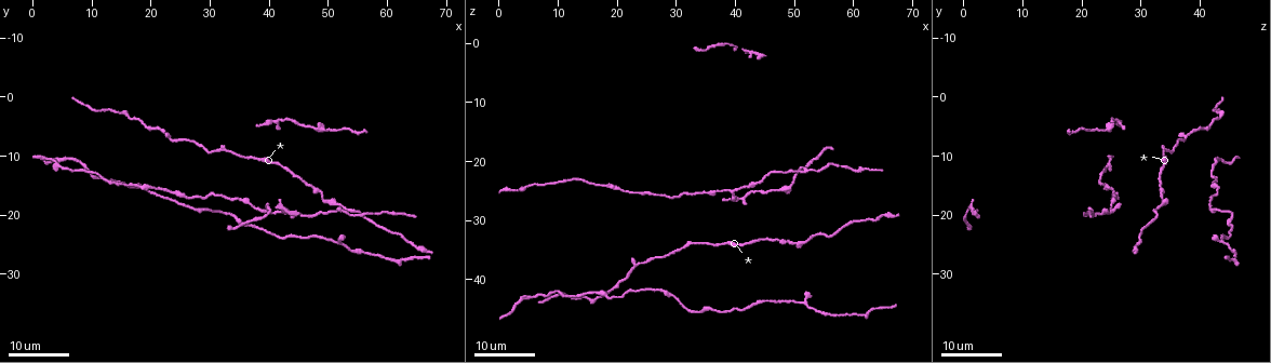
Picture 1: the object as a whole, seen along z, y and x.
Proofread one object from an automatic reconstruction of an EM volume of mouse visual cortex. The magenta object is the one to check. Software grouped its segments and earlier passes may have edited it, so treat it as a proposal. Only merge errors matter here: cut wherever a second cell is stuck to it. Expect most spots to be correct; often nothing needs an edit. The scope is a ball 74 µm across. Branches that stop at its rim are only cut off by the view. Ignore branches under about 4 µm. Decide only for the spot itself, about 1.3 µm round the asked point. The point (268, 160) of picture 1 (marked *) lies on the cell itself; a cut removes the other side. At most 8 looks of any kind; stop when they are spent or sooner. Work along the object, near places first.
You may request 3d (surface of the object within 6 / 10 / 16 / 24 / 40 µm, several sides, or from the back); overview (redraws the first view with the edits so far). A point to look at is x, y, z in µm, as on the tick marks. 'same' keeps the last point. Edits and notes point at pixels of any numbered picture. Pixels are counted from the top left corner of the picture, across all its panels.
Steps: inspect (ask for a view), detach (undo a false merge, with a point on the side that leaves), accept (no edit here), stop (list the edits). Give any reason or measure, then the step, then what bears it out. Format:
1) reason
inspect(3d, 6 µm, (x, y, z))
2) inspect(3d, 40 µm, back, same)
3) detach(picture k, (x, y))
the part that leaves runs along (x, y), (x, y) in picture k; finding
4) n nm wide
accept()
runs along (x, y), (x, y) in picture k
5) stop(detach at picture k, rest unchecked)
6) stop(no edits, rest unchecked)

calibre changes
inspect(3d, 16 µm, (43.0, 24.0, 44.0))

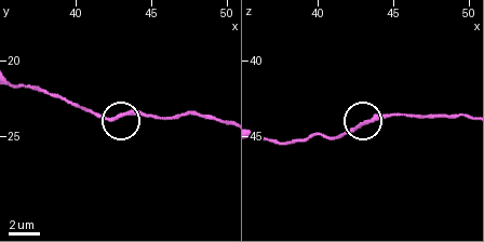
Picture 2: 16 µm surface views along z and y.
inspect(3d, 6 µm, (42.6, 24.0, 44.6))

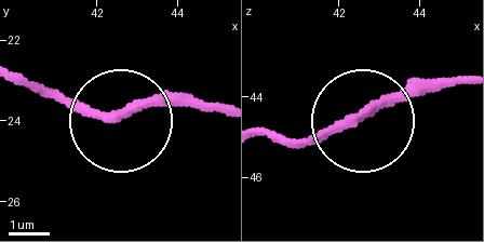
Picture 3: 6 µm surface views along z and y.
accept()
runs along (260, 134), (312, 144), (453, 82) in picture 3; all the same cell

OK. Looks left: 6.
side arm on a straight run
inspect(3d, 24 µm, (40.0, 19.5, 25.0))

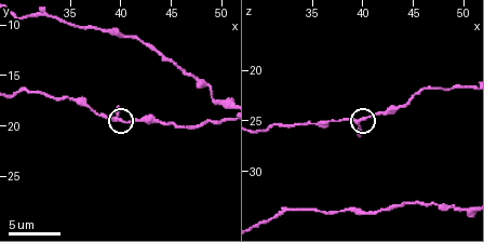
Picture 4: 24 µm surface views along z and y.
inspect(3d, 6 µm, (39.8, 19.4, 25.0))

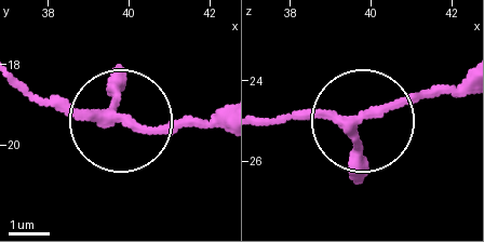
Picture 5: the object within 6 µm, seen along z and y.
3 arms
accept()
one cell here

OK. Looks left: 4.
inspect(3d, 16 µm, (49.5, 5.0, 23.5))

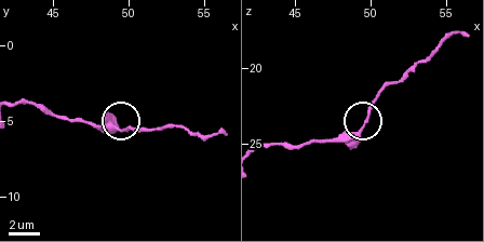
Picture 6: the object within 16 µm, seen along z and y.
inspect(3d, 10 µm, (49.8, 5.6, 23.4))

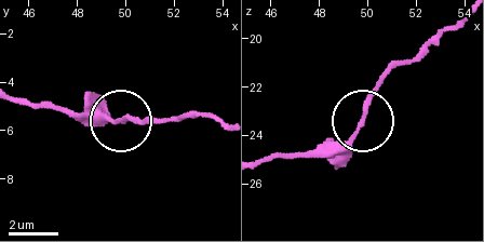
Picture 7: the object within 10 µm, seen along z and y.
accept()
continuous, no second cell

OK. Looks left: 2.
thin neck
inspect(3d, 16 µm, (10.0, 12.5, 42.0))

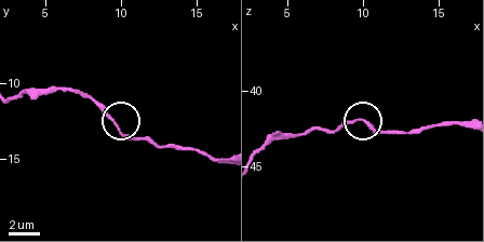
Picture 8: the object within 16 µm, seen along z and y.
inspect(3d, 6 µm, (9.6, 13.0, 41.8))

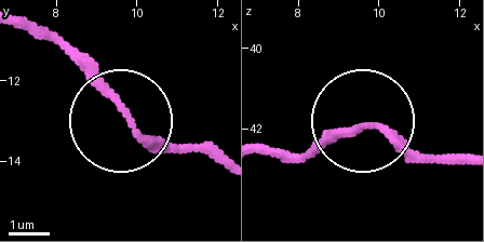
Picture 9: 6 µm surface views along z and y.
accept()
continuous, no second cell

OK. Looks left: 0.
stop(no edits, rest unchecked)

